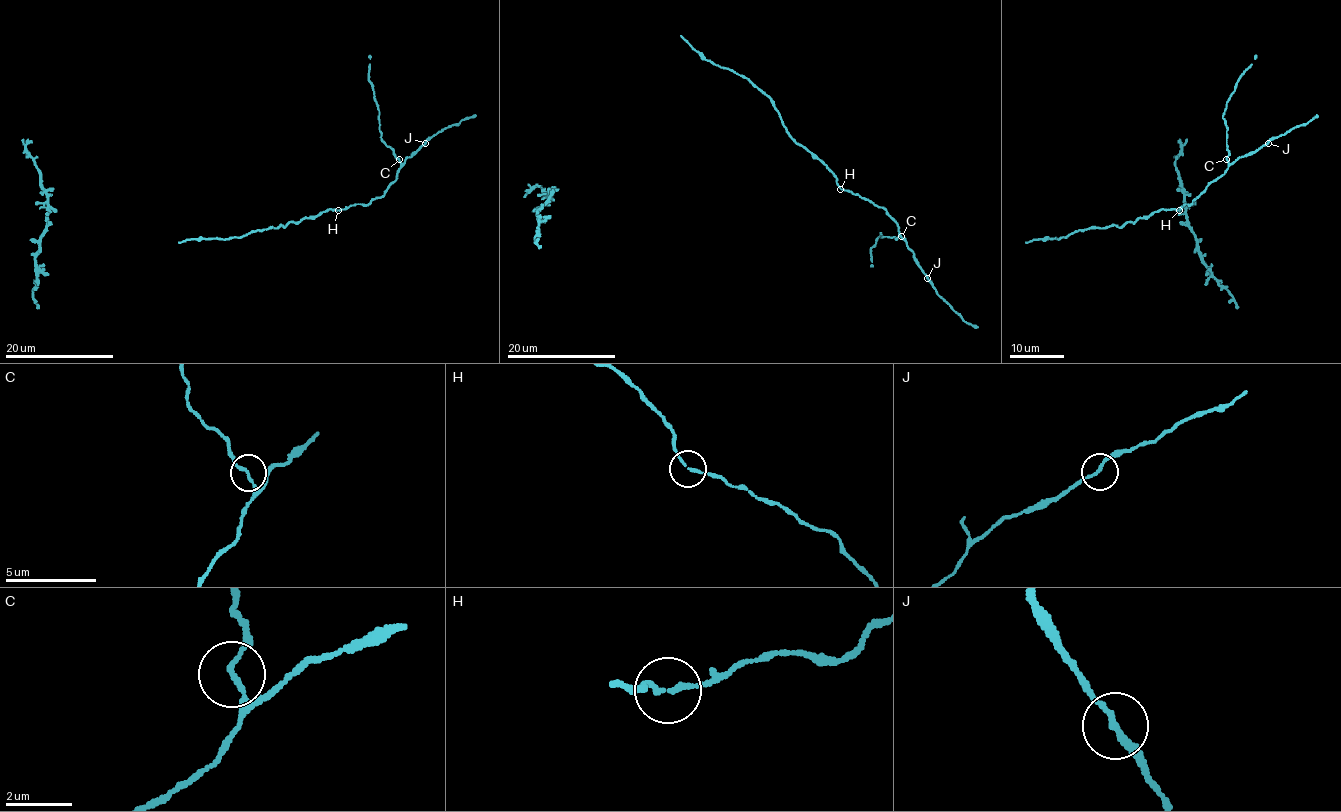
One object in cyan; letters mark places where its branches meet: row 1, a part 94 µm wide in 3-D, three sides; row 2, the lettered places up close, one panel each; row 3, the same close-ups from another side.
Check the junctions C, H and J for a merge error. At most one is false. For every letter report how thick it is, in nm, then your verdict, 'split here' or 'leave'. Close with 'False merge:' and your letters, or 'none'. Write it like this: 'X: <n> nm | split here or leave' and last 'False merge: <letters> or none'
C: 140 nm | leave
H: 140 nm | leave
J: 140 nm | leave
False merge: none

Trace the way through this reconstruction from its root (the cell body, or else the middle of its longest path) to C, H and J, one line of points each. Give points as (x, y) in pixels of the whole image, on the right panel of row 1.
C: (1074, 232), (1123, 226), (1163, 209), (1178, 210), (1190, 205), (1224, 173), (1227, 160)
H: (1074, 232), (1111, 225), (1123, 226), (1129, 221), (1145, 218), (1163, 209), (1179, 210)
J: (1074, 232), (1123, 226), (1163, 209), (1178, 210), (1190, 205), (1239, 157), (1268, 143)

